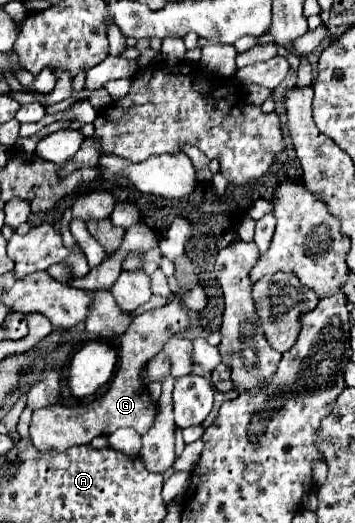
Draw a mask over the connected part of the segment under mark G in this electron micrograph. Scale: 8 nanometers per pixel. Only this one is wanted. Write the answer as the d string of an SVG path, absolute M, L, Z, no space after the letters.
M171 300L167 306L145 312L141 316L135 316L127 332L121 336L119 346L119 370L111 382L111 388L95 398L89 404L81 406L49 406L33 412L31 420L31 442L39 452L65 452L71 446L89 444L95 436L101 434L113 434L117 428L129 426L135 428L139 434L147 434L149 428L155 422L157 416L157 402L151 398L147 386L141 382L139 374L141 368L147 366L147 362L159 354L167 340L171 340L175 334L185 332L191 326L189 312L181 306L179 300Z

